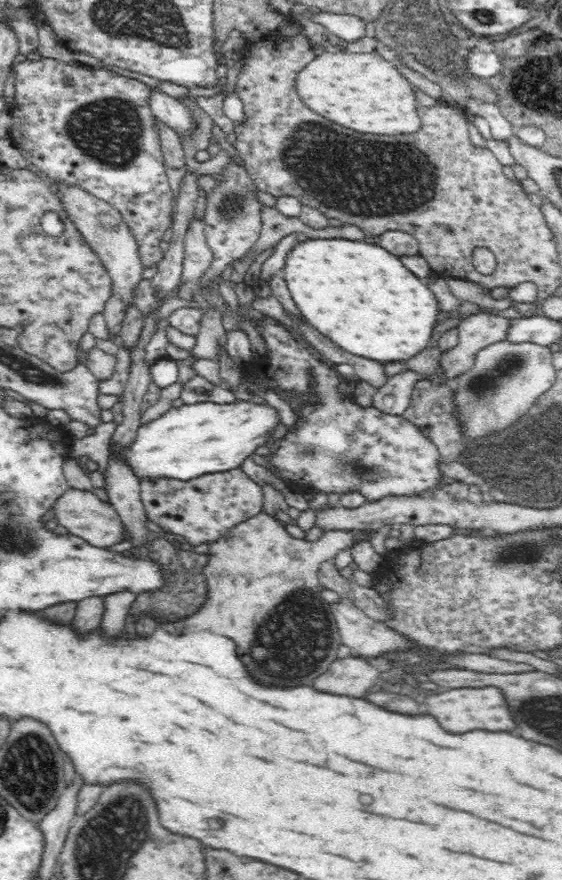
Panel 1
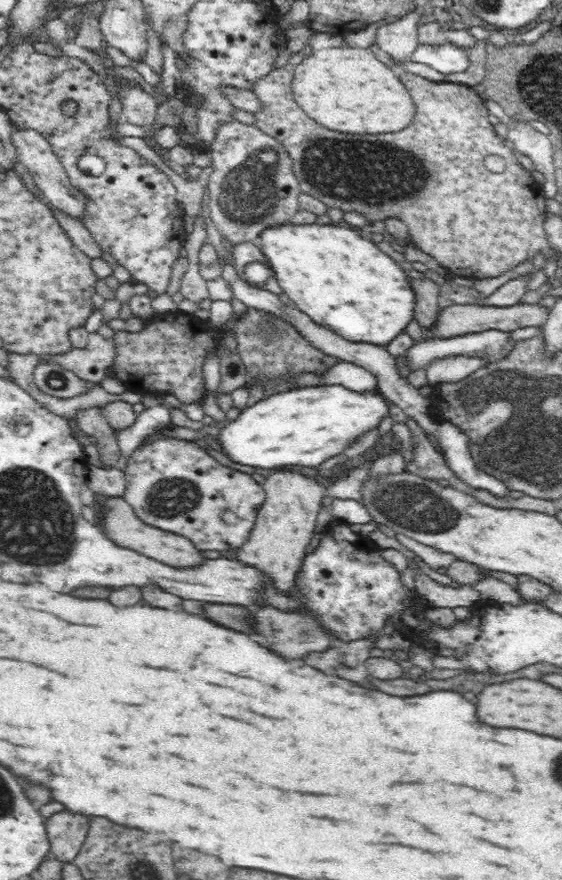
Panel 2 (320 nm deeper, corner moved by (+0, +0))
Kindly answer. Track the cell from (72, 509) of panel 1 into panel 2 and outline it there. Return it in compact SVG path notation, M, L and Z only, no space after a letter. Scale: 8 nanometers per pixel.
M110 497L106 506L108 508L104 510L104 520L102 520L104 522L104 532L106 532L106 537L118 546L130 548L130 550L134 550L148 558L153 558L158 562L180 569L187 569L210 561L209 558L203 555L204 550L196 548L188 538L144 523L132 510L128 502L122 500L122 497Z

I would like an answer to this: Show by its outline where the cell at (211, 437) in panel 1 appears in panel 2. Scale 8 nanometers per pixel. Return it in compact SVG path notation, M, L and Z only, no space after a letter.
M339 384L300 387L280 394L269 395L246 408L238 420L220 432L220 446L224 454L238 464L258 466L258 468L284 468L285 466L315 466L344 450L368 430L378 429L385 417L391 416L390 401L378 390L356 392Z

